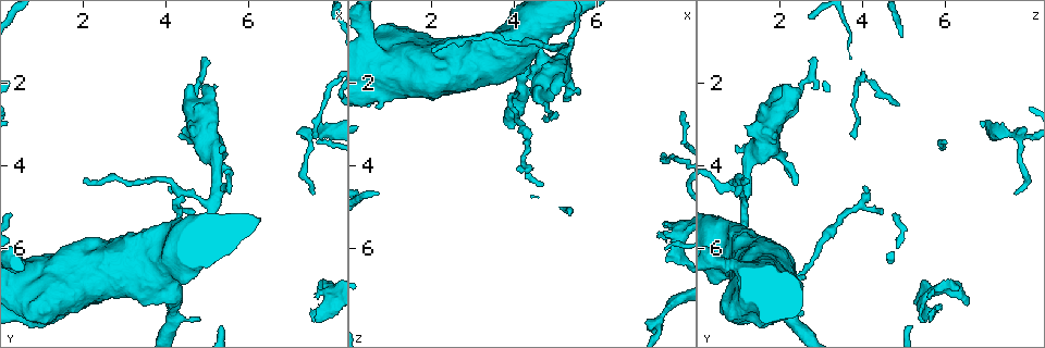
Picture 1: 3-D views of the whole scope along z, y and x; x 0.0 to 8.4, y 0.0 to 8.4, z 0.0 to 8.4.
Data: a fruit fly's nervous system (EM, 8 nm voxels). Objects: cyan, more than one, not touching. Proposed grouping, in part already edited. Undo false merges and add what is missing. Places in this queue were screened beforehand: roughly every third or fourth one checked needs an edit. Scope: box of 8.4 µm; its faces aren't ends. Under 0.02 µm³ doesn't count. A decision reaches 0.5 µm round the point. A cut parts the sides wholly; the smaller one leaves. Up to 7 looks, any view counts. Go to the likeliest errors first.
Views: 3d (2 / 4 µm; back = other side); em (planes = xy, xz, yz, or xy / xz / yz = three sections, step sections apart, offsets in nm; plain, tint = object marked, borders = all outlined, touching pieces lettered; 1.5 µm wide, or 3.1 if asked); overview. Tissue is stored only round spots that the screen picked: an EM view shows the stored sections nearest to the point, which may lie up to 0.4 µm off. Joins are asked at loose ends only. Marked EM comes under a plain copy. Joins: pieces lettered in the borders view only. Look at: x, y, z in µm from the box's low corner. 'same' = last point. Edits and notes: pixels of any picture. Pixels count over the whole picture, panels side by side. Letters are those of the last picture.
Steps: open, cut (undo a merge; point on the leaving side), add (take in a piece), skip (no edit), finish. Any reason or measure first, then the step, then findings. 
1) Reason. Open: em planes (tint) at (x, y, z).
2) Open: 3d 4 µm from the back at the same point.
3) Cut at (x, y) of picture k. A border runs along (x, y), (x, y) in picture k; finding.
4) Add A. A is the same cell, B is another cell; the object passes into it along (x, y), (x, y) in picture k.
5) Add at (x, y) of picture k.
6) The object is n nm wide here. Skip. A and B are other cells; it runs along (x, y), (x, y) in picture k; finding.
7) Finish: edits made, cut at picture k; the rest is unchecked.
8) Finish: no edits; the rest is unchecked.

Open: em planes (borders) at (7.60, 7.70, 5.35).

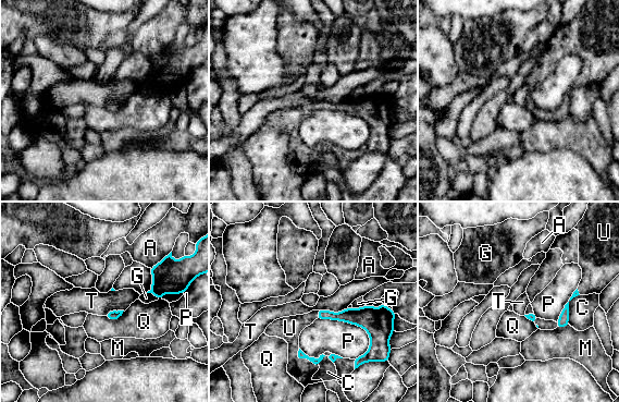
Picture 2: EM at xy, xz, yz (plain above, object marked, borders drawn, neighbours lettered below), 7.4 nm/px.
The longest contact is with P, 460 nm. Add U. U is the same cell, A, C, G, M, P, Q and T are other cells; the neuron continues.

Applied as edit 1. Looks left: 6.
Calibre changes. Open: 3d 4 µm at (7.60, 3.20, 7.50).

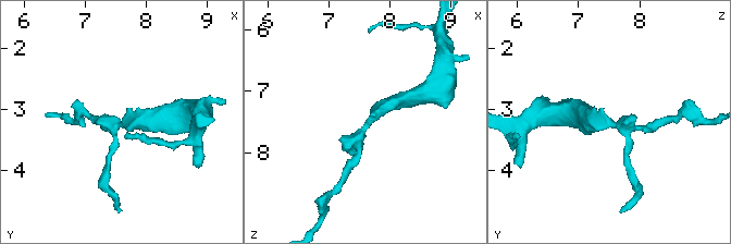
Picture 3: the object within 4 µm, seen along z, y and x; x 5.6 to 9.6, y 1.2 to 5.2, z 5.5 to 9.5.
Open: em xy step 4 (tint) at (7.70, 3.25, 7.55).

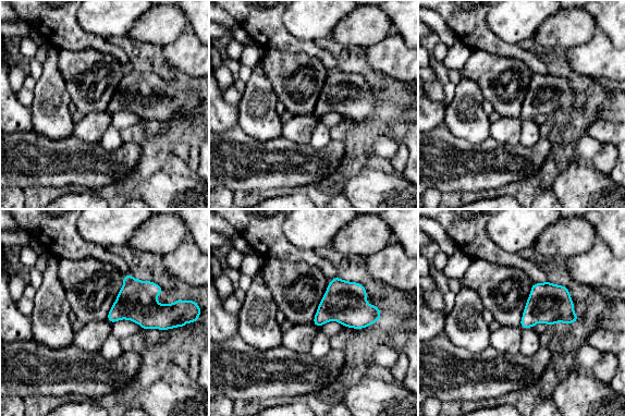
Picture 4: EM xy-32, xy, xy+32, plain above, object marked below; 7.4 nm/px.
Open: em planes (borders) at the same point.

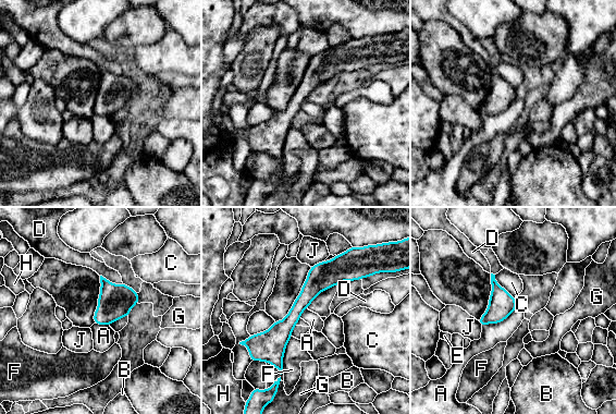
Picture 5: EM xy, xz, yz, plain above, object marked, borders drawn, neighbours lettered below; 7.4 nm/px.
Skip. A, B, C, D, E, F, G, H and J are other cells; it runs along (359, 275), (328, 275), (253, 349) in picture 5; one neuron here.

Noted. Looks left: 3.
Finish: edits made, add at picture 2; the rest is unchecked.

